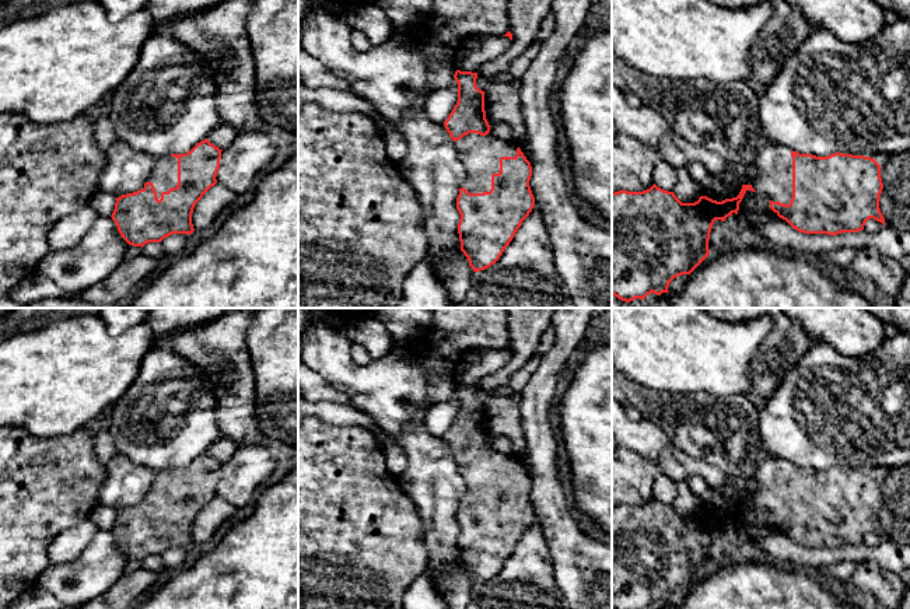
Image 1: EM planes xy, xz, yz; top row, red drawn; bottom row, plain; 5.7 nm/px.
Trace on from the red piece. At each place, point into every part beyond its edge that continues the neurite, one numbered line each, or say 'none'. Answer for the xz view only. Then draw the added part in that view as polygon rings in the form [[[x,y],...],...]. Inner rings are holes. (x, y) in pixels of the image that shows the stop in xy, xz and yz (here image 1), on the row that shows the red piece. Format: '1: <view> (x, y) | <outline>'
1: xz (480, 156) | [[[490,130],[486,136],[469,133],[454,141],[456,157],[466,169],[461,185],[469,193],[483,193],[491,189],[491,175],[500,172],[501,157],[515,157],[517,143],[497,139]]]

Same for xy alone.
1: xy (164, 175) | [[[171,155],[155,158],[147,182],[154,185],[158,200],[161,199],[162,192],[168,192],[171,188],[176,188],[178,158]]]

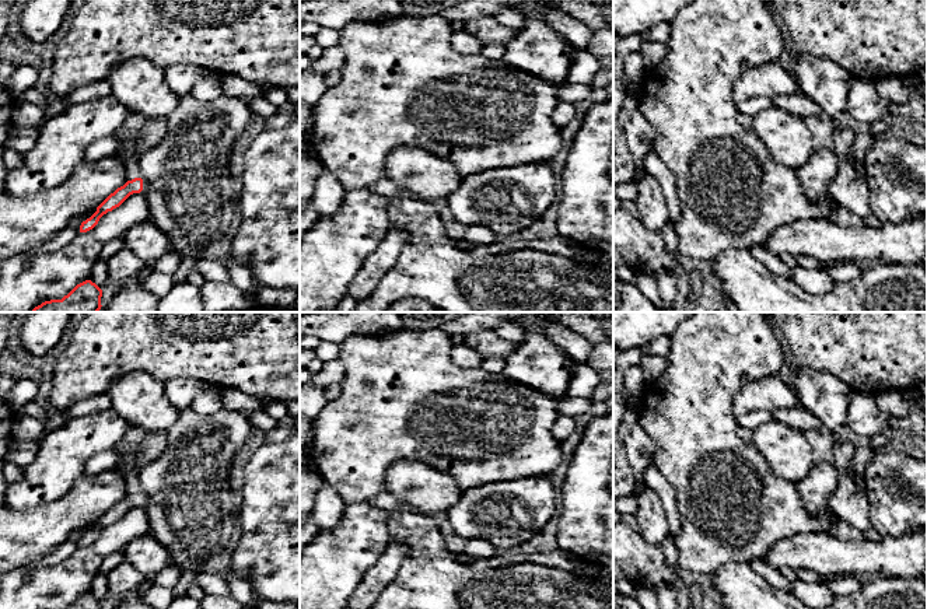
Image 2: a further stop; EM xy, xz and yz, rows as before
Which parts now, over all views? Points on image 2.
1: xy (129, 158) | [[[122,147],[116,151],[115,155],[119,155],[119,157],[122,158],[122,161],[126,164],[126,176],[127,176],[127,181],[132,181],[132,179],[134,179],[134,178],[141,178],[141,179],[143,179],[143,190],[141,190],[140,193],[146,195],[146,193],[148,192],[148,183],[144,181],[144,178],[143,178],[143,175],[141,175],[141,172],[140,172],[140,168],[139,168],[139,155],[136,155],[136,154],[133,154],[133,153],[123,153],[123,151],[122,151]]]

